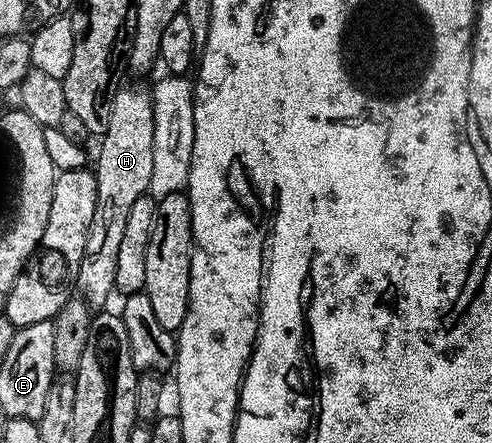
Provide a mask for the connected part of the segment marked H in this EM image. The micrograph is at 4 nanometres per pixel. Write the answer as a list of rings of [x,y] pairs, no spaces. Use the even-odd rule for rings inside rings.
[[[122,89],[115,92],[110,100],[108,127],[101,134],[102,146],[98,149],[98,169],[93,170],[96,179],[96,211],[90,224],[90,234],[84,247],[84,259],[80,259],[80,271],[76,282],[77,296],[91,307],[102,307],[115,292],[116,258],[120,252],[120,239],[124,236],[128,215],[136,199],[147,196],[152,179],[152,151],[154,150],[154,99],[142,89]]]

